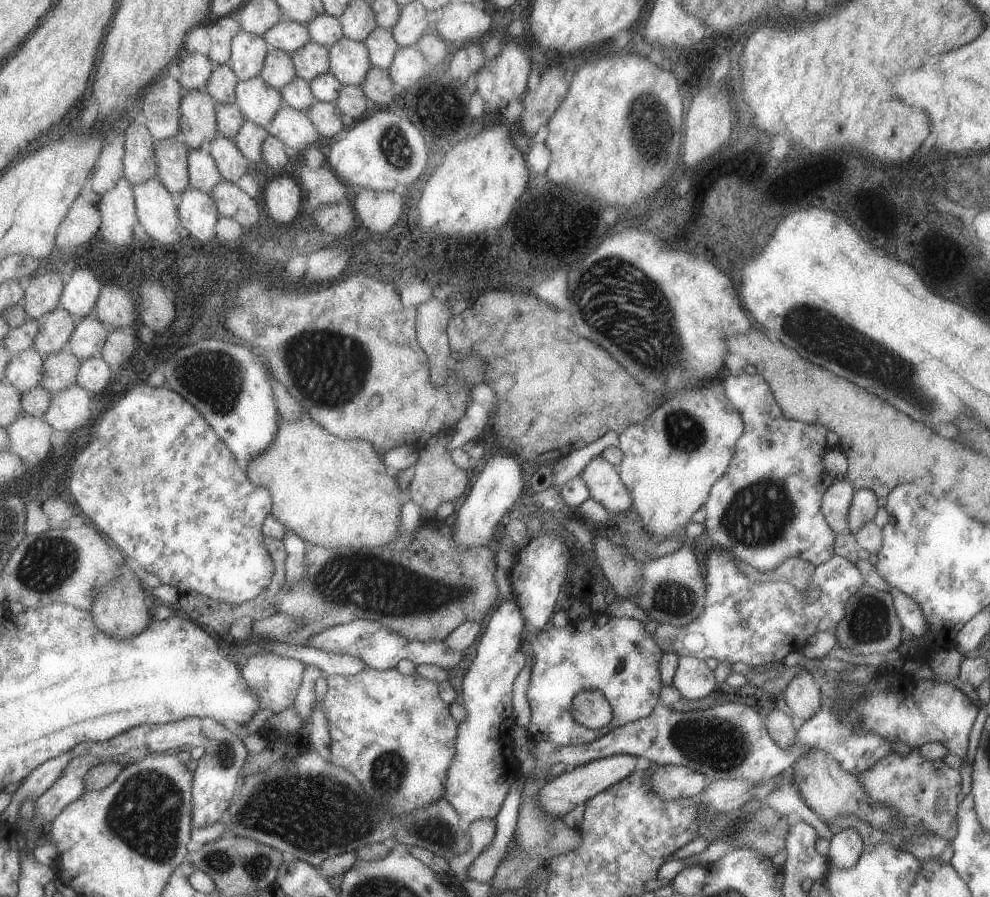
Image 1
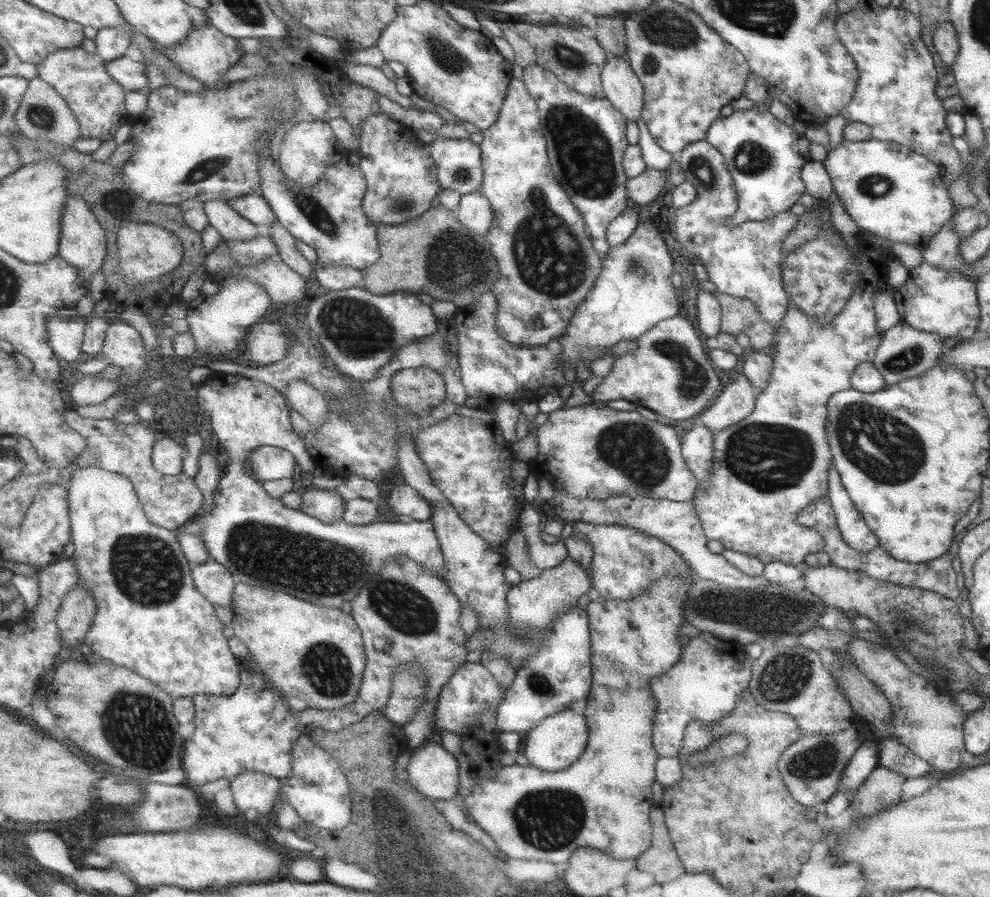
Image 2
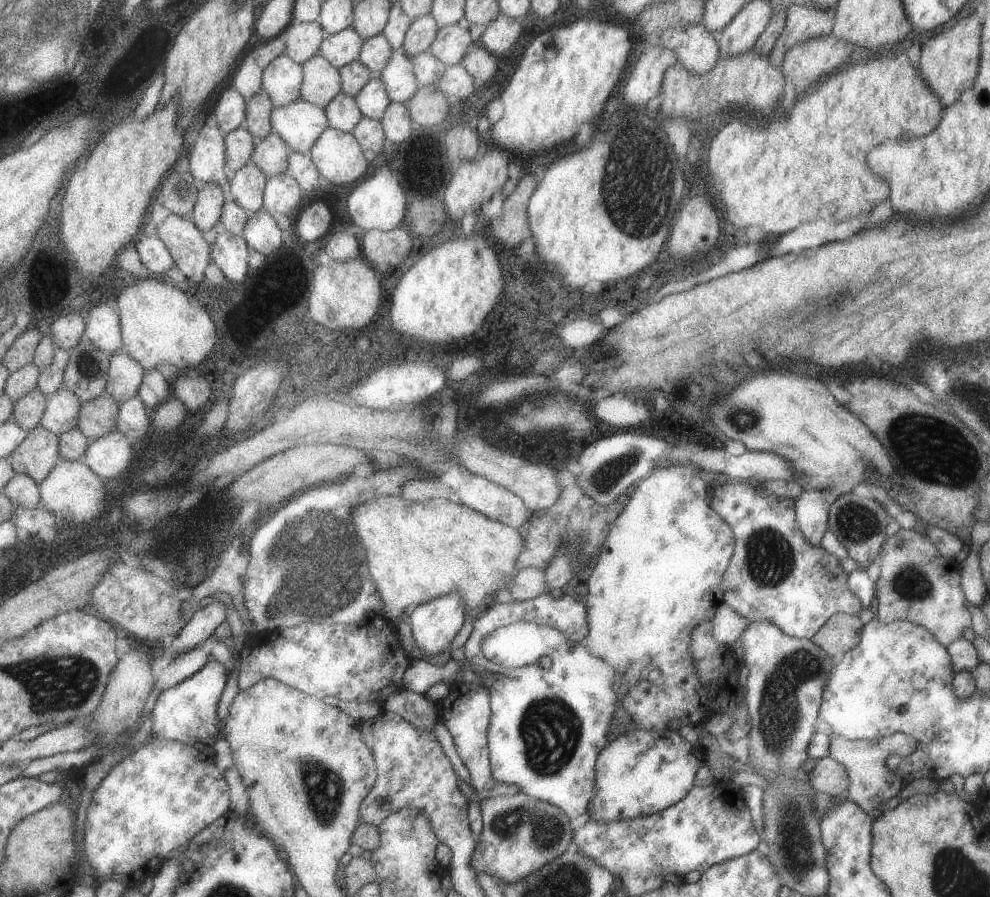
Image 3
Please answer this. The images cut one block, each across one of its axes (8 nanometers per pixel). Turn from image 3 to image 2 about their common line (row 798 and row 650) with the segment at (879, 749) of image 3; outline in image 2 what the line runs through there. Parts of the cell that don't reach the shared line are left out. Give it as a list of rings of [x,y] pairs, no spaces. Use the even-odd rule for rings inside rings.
[[[853,640],[845,646],[845,652],[855,662],[857,670],[863,672],[871,684],[889,700],[893,708],[893,722],[889,738],[895,738],[899,744],[909,748],[917,758],[933,766],[933,770],[949,774],[961,766],[961,758],[967,754],[963,724],[967,712],[955,704],[949,696],[939,694],[927,680],[909,672],[909,668],[895,658],[889,646],[879,646],[867,640]]]

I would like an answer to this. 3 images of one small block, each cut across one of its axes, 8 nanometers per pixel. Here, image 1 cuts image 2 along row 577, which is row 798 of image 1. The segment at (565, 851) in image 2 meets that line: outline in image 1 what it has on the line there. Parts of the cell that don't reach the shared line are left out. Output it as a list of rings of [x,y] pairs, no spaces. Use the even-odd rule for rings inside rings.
[[[661,766],[651,774],[651,786],[663,800],[697,798],[711,778],[683,766]]]

